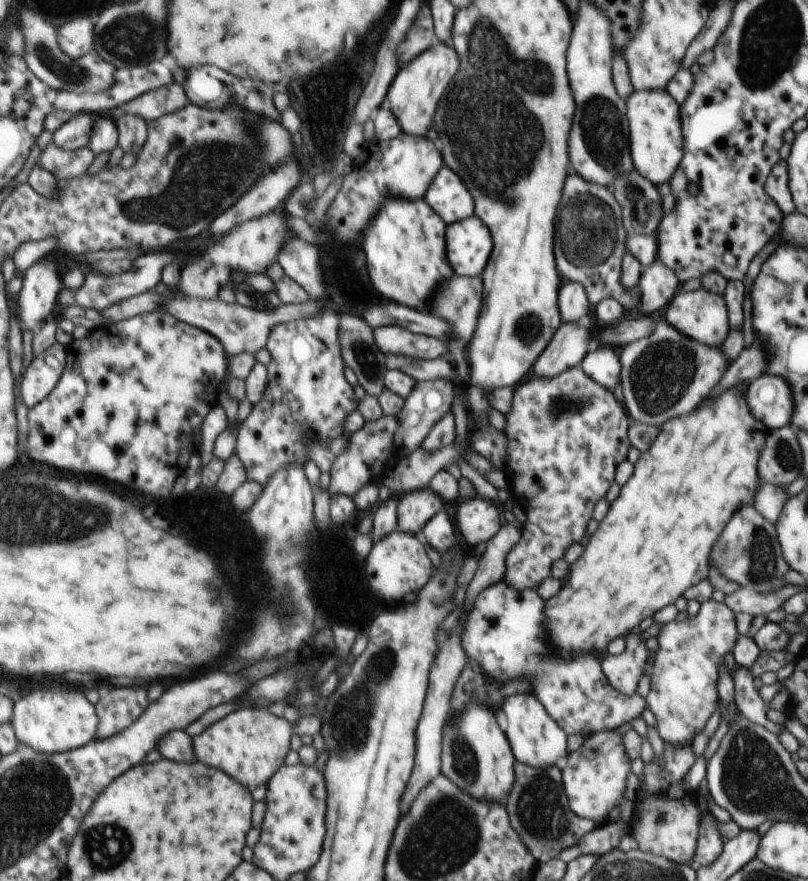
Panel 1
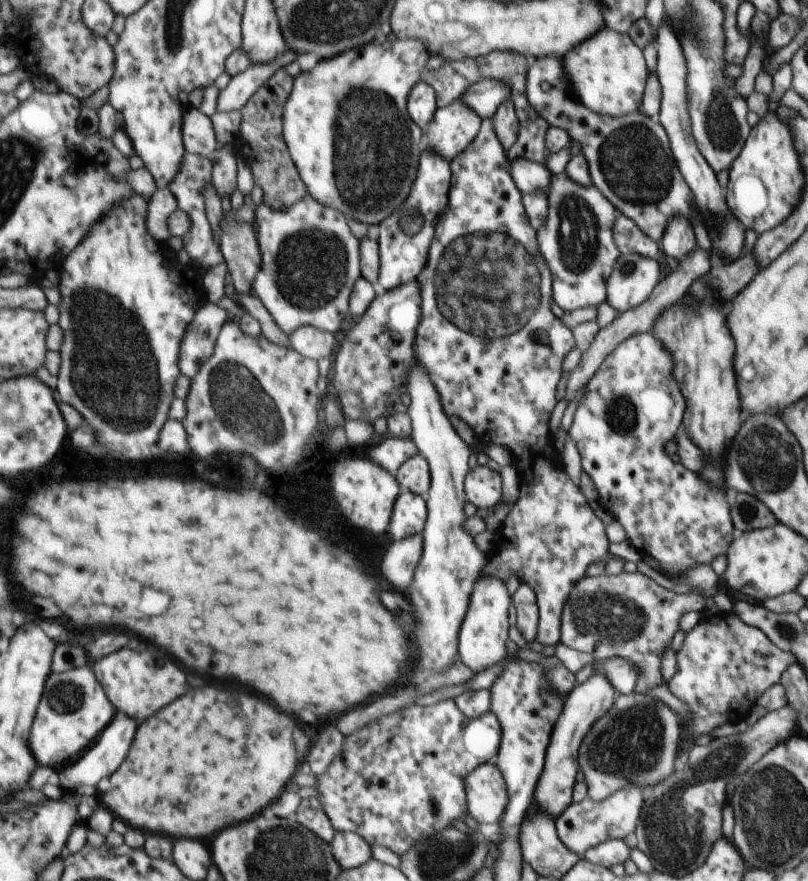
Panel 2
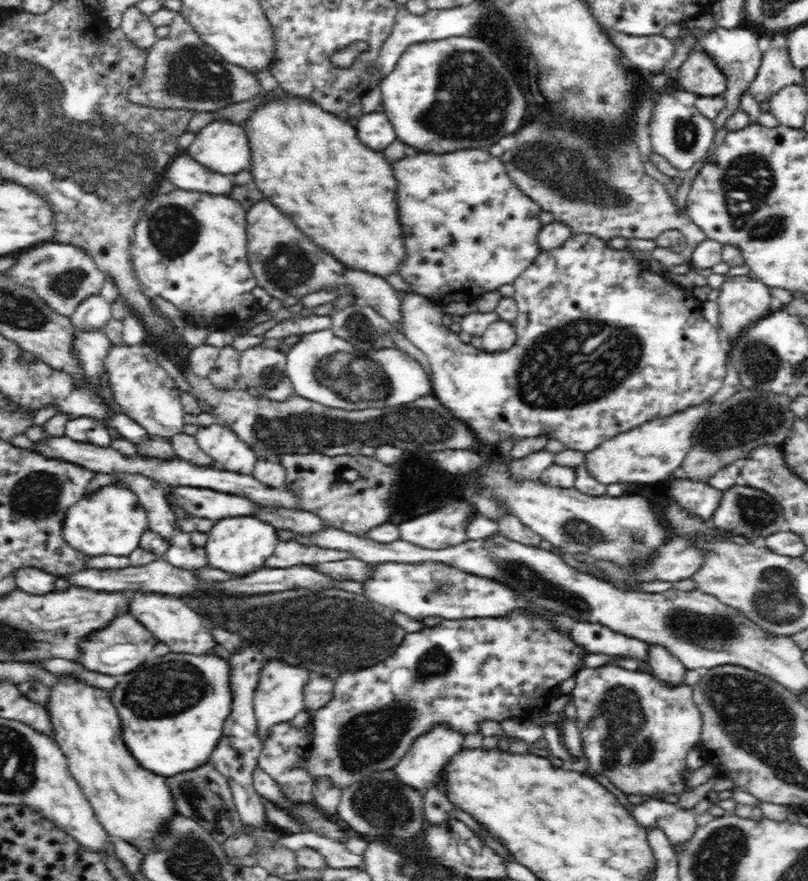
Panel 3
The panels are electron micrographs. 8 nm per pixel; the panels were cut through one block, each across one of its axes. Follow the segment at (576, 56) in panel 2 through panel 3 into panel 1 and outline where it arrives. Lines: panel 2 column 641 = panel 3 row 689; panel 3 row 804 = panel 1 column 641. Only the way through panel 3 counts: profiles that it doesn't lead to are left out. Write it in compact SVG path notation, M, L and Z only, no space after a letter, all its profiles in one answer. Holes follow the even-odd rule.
M664 89L633 91L626 98L626 103L635 170L658 188L662 183L671 180L683 157L680 104Z

